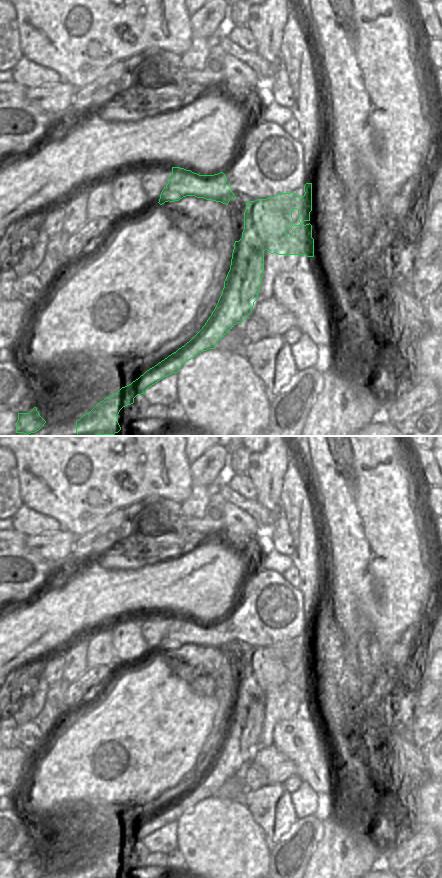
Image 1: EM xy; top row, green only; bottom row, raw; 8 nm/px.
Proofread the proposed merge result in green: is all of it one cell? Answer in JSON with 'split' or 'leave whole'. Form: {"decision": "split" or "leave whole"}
{"decision": "split"}

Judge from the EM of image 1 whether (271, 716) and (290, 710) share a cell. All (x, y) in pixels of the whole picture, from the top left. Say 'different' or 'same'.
same

